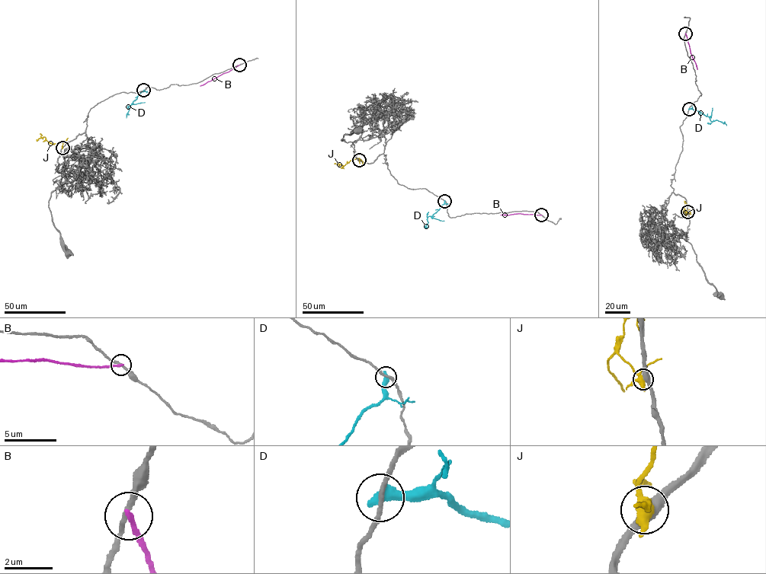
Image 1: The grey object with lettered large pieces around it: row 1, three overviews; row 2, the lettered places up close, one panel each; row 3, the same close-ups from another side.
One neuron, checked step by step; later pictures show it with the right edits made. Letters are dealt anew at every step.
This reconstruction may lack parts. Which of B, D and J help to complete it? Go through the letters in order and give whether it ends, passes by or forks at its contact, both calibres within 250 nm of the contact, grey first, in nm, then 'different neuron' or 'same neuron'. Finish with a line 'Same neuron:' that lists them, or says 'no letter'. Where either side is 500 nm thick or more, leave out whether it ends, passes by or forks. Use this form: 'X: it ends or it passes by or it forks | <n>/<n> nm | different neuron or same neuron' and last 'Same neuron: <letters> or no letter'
B: it ends | 200/200 nm | different neuron
D: it ends | 190/460 nm | different neuron
J: it forks | 440/360 nm | different neuron
Same neuron: no letter

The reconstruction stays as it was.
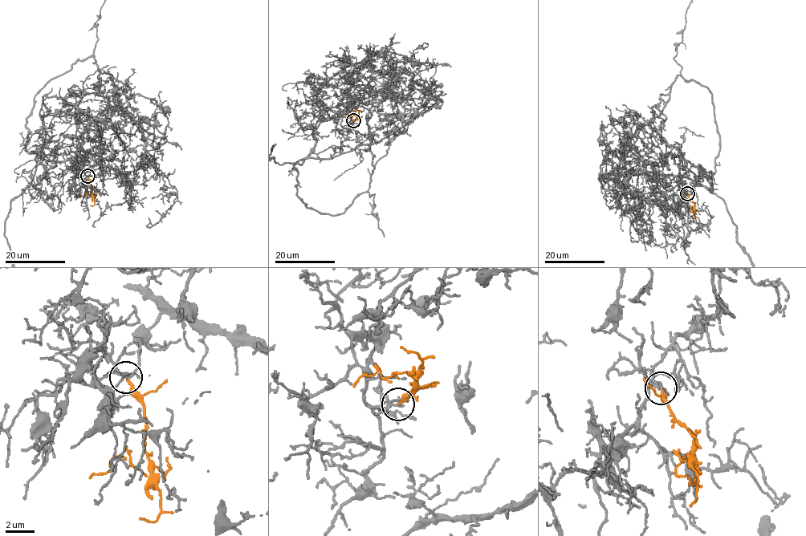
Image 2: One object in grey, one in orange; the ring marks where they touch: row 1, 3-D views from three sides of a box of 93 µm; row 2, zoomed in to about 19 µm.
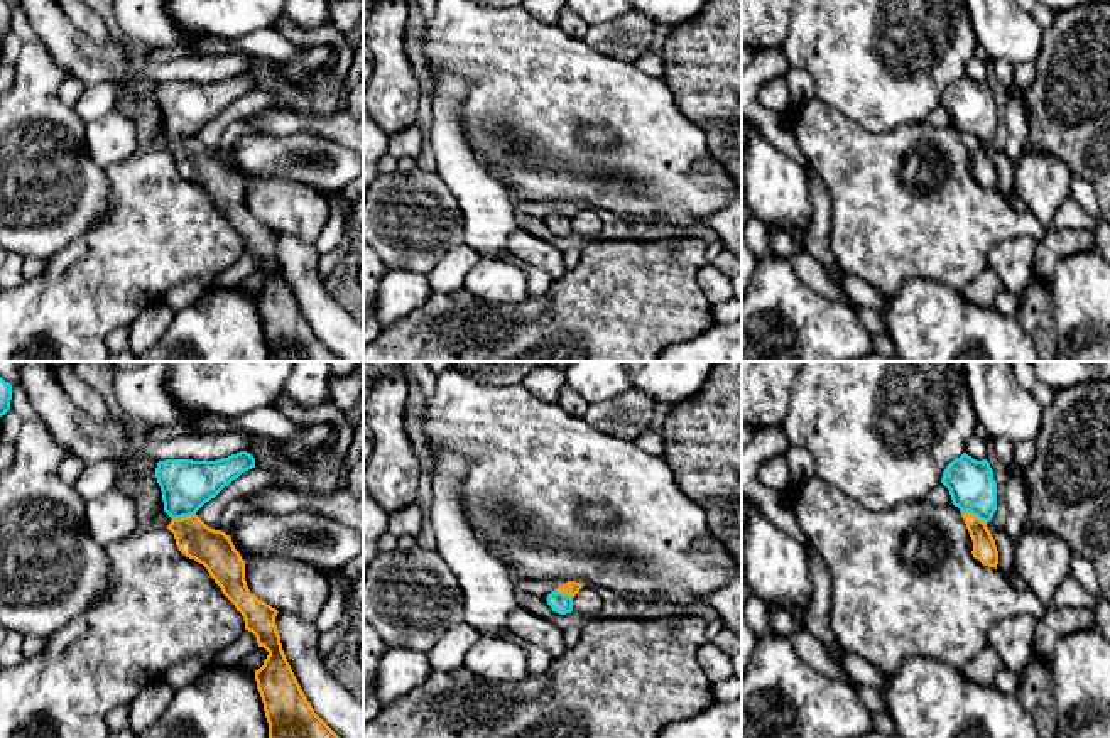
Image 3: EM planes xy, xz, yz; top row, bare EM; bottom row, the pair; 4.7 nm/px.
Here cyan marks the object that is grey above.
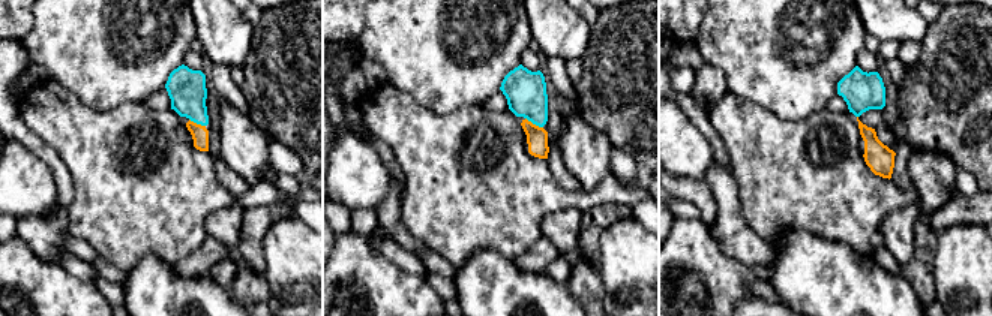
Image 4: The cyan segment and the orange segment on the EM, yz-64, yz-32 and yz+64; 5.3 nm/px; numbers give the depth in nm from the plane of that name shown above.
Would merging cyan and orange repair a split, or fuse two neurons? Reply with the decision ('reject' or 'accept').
accept

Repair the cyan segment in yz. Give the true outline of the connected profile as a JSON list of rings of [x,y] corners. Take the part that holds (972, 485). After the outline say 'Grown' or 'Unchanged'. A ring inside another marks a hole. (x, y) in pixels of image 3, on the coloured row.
[[[963,453],[946,466],[941,483],[949,490],[951,503],[961,512],[973,540],[973,557],[997,569],[998,551],[987,527],[997,510],[997,481],[990,463]]]. Grown

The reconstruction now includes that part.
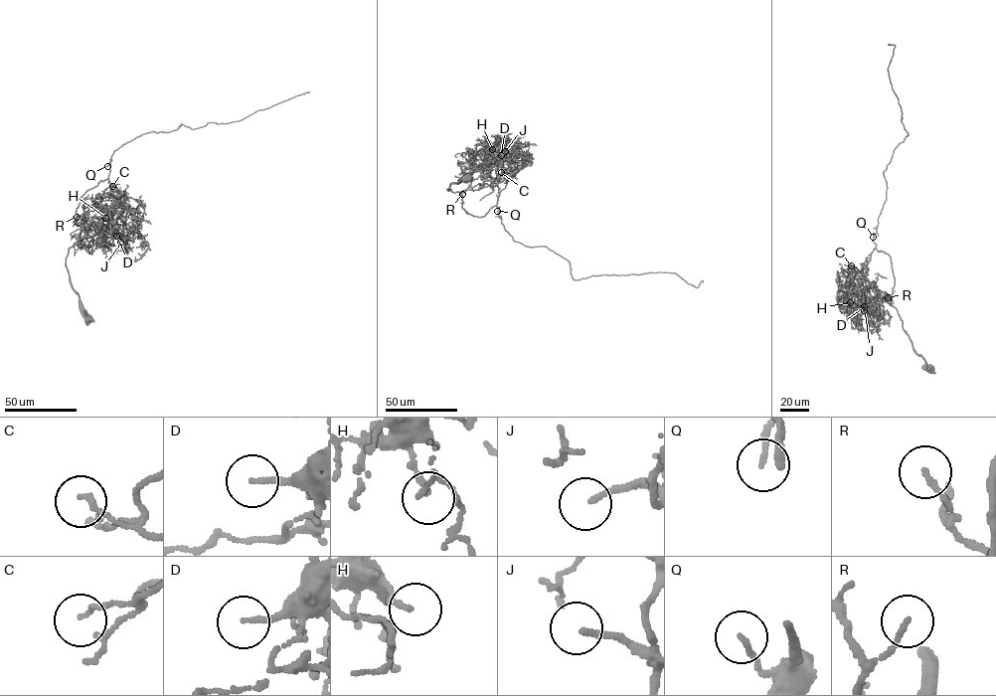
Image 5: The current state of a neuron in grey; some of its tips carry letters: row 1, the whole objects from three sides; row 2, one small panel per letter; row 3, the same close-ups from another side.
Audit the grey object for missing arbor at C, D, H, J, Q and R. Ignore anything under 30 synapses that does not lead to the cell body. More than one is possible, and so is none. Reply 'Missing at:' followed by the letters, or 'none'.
Missing at: D, J

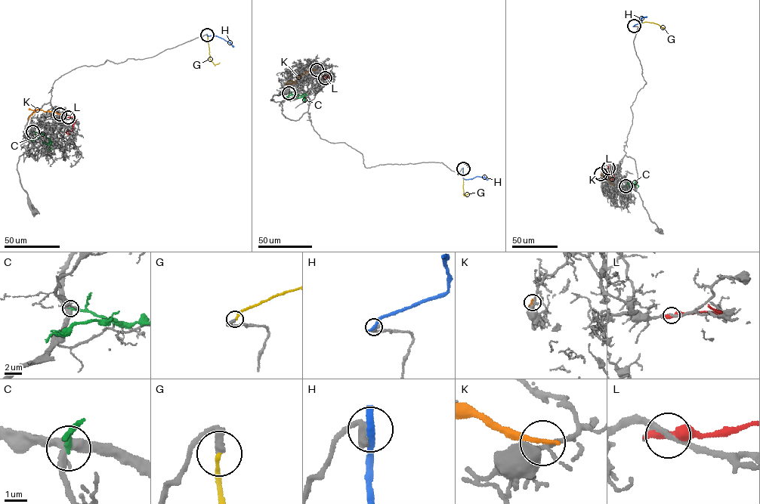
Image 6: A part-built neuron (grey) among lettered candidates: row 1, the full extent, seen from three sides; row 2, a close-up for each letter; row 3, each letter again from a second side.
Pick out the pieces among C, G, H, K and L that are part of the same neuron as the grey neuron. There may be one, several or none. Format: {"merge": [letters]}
{"merge": ["G"]}

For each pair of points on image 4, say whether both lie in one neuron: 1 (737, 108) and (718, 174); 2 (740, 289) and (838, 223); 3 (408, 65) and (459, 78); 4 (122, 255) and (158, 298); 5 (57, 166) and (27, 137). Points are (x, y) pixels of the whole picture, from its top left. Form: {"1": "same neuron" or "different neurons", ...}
{"1": "same neuron", "2": "different neurons", "3": "same neuron", "4": "different neurons", "5": "same neuron"}

